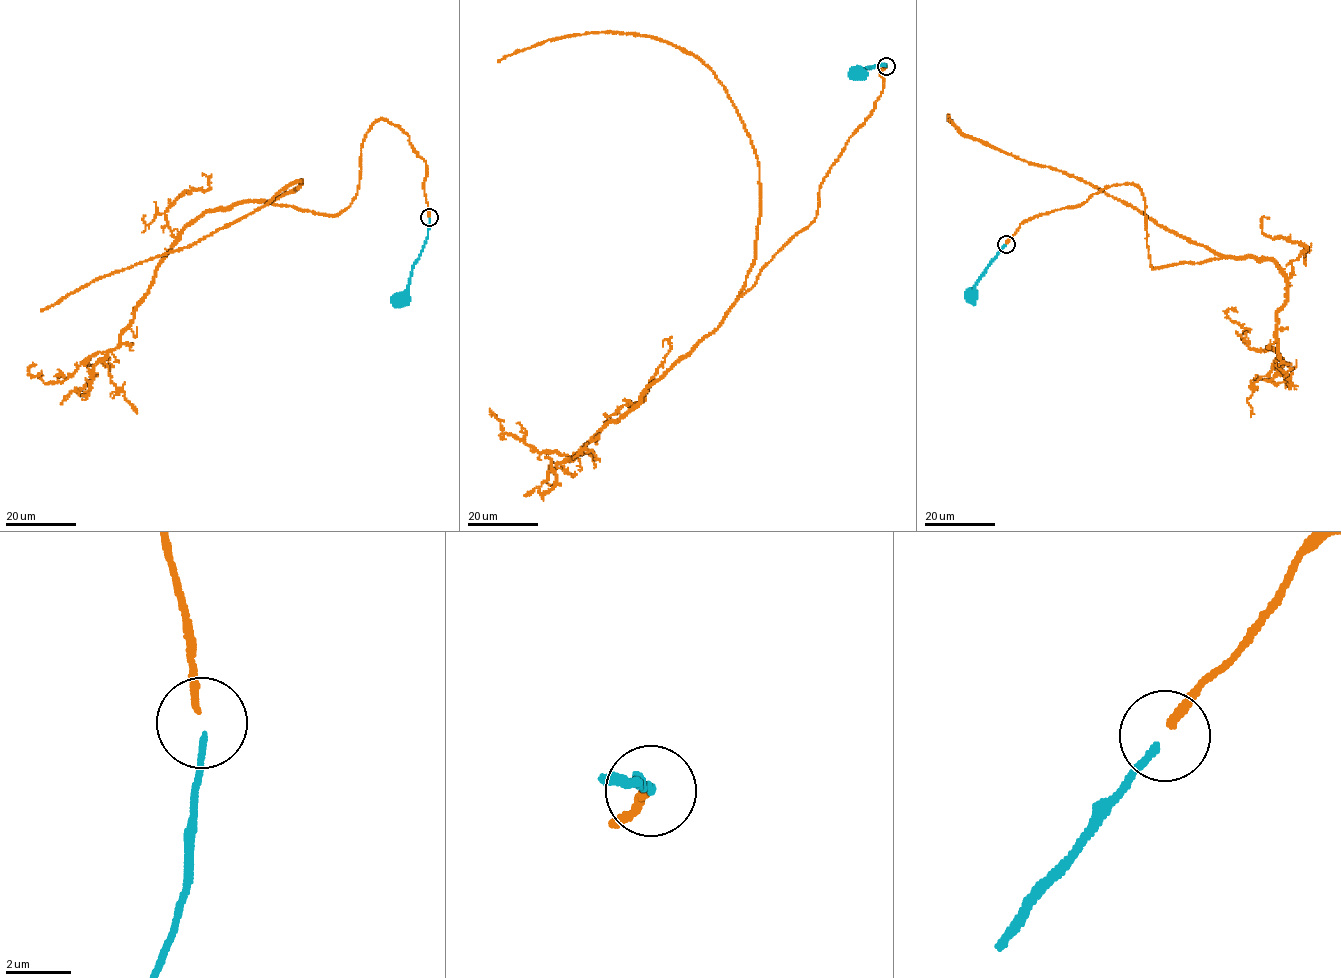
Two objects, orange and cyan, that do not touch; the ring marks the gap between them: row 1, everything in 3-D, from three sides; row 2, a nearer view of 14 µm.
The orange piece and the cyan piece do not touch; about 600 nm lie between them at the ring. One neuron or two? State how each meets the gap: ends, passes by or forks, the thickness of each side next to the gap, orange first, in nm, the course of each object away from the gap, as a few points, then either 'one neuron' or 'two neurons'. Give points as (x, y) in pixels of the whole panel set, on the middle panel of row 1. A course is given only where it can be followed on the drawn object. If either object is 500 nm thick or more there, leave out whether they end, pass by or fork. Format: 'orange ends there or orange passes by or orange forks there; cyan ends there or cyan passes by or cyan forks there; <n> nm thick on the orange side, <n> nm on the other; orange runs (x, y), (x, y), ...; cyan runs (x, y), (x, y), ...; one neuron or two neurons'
orange ends there; cyan ends there; 240 nm thick on the orange side, 190 nm on the other; orange runs (886, 66), (815, 220), (731, 306), (754, 259), (759, 168), (715, 73), (670, 43), (605, 31), (497, 61); cyan runs (887, 65), (866, 68), (865, 74), (858, 73); one neuron

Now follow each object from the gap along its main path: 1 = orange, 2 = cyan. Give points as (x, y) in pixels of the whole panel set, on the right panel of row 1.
1: (1006, 243), (1040, 214), (1131, 183), (1152, 267), (1221, 256), (951, 121)
2: (1005, 244), (976, 284), (974, 298), (969, 301), (970, 298)

